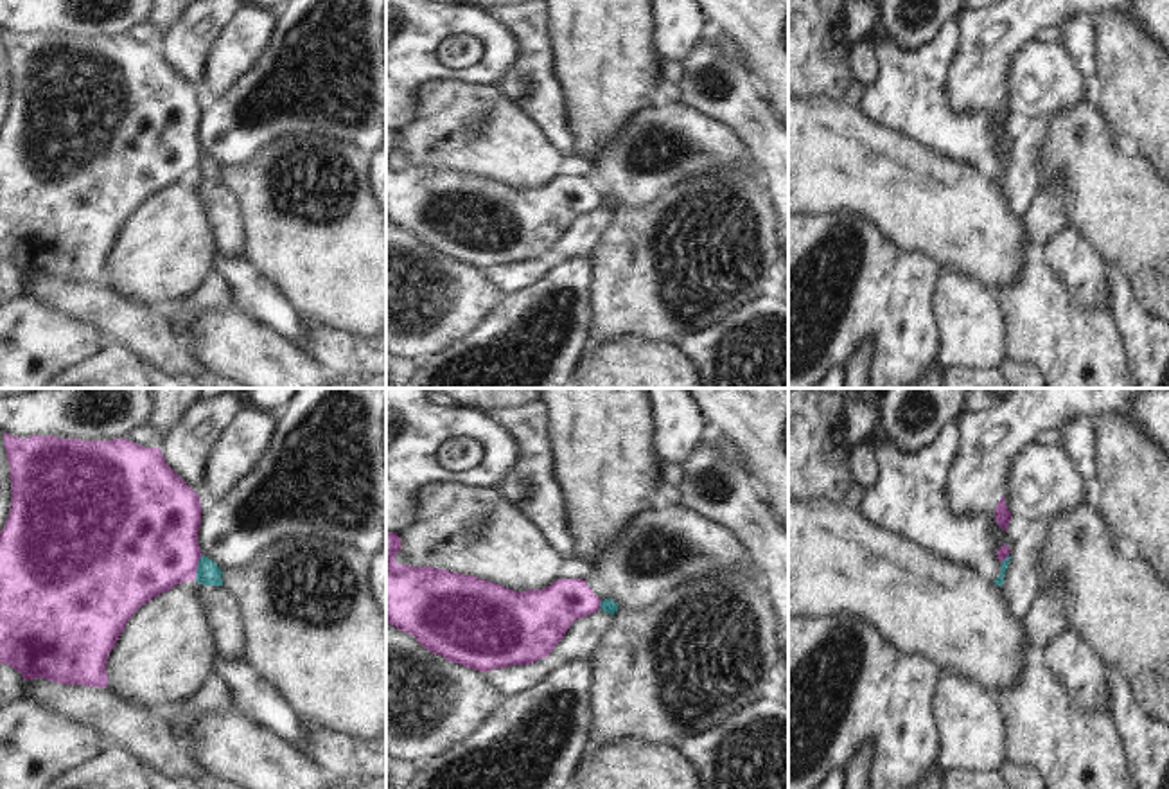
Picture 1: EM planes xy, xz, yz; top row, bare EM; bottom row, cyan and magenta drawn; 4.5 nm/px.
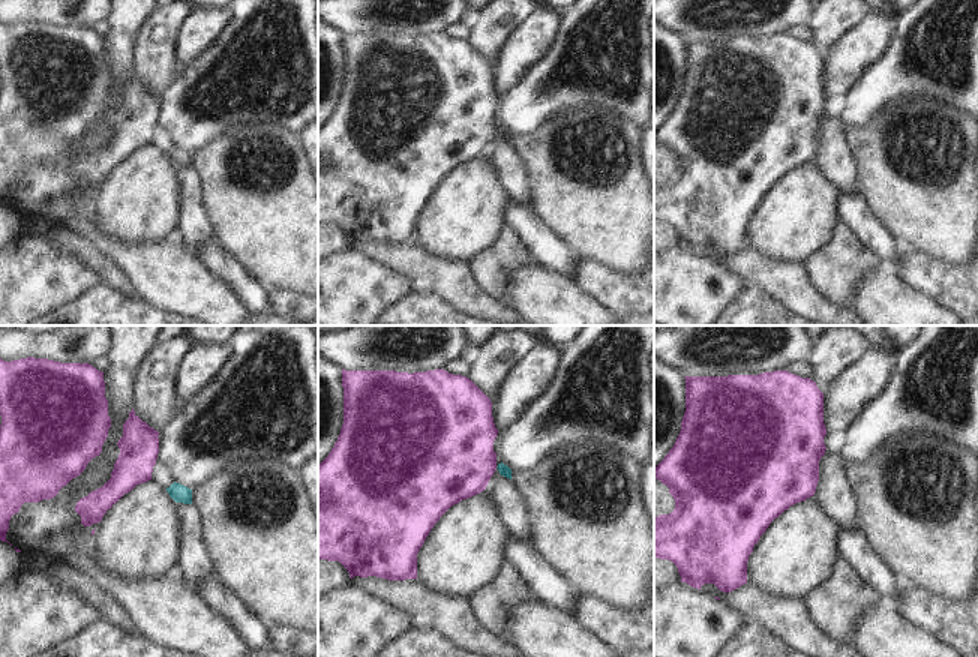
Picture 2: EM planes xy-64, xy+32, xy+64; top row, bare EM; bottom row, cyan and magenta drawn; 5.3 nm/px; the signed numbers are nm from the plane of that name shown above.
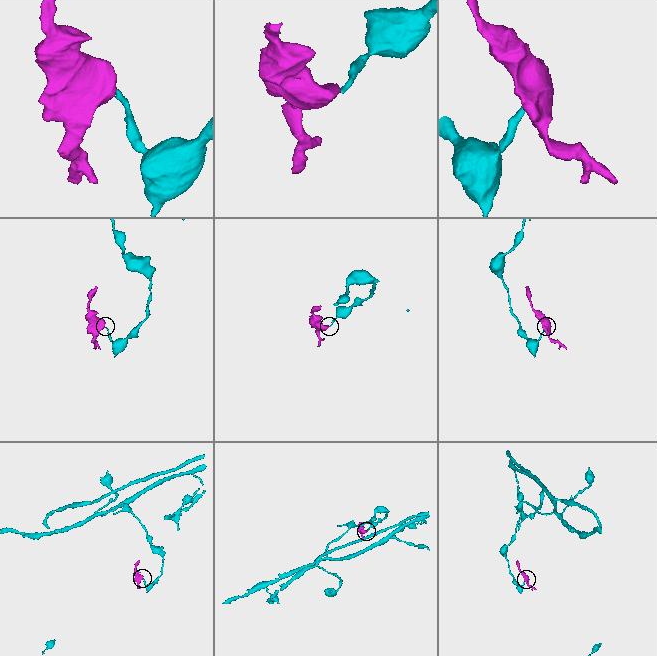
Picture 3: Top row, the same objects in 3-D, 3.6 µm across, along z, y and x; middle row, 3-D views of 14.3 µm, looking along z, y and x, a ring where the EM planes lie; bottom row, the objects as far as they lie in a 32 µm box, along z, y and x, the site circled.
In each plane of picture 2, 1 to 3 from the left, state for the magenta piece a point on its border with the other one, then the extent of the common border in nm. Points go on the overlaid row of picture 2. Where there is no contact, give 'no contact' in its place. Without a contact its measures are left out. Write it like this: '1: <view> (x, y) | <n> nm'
1: no contact
2: no contact
3: no contact

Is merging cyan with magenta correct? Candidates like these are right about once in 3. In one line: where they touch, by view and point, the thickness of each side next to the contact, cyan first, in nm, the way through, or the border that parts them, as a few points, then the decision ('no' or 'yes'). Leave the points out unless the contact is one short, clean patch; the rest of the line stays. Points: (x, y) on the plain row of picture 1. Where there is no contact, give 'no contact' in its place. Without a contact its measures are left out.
xy (198, 166) | 110/440 nm | along xy (202, 153), (193, 177) | no

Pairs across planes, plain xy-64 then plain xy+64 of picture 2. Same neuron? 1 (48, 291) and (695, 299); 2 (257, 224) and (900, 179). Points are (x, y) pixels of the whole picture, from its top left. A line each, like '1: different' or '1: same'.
1: same
2: same

